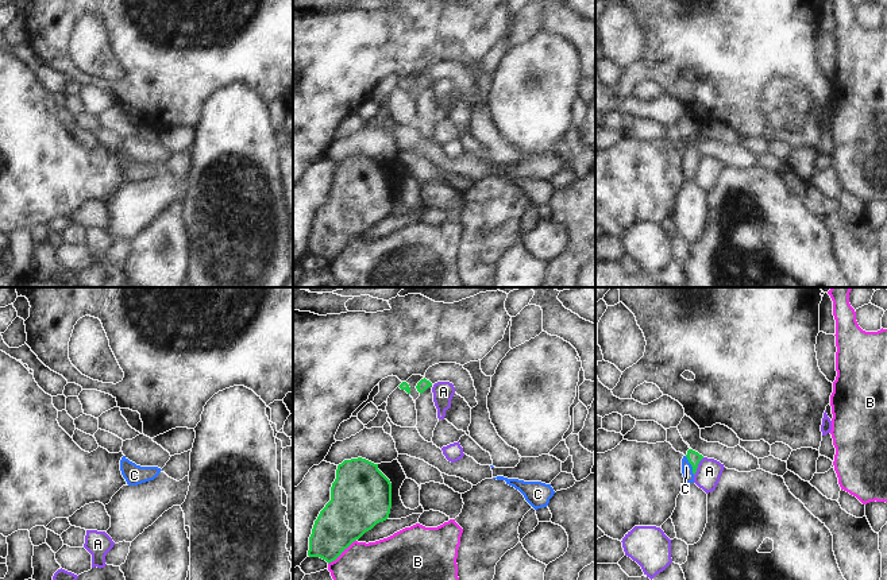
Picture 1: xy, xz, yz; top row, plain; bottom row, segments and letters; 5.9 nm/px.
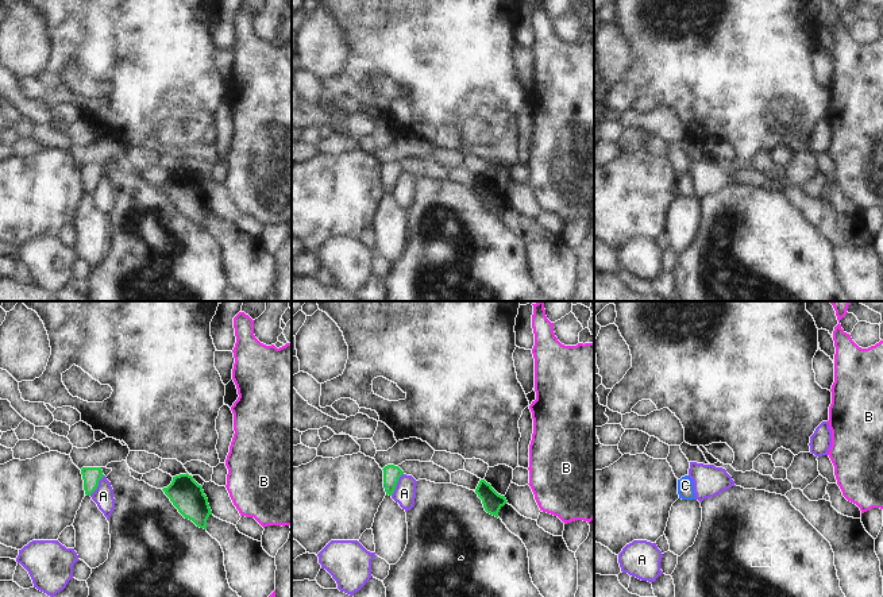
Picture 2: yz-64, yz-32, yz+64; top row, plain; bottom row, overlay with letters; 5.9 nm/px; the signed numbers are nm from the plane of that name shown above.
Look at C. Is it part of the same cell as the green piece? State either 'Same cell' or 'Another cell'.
Same cell.

